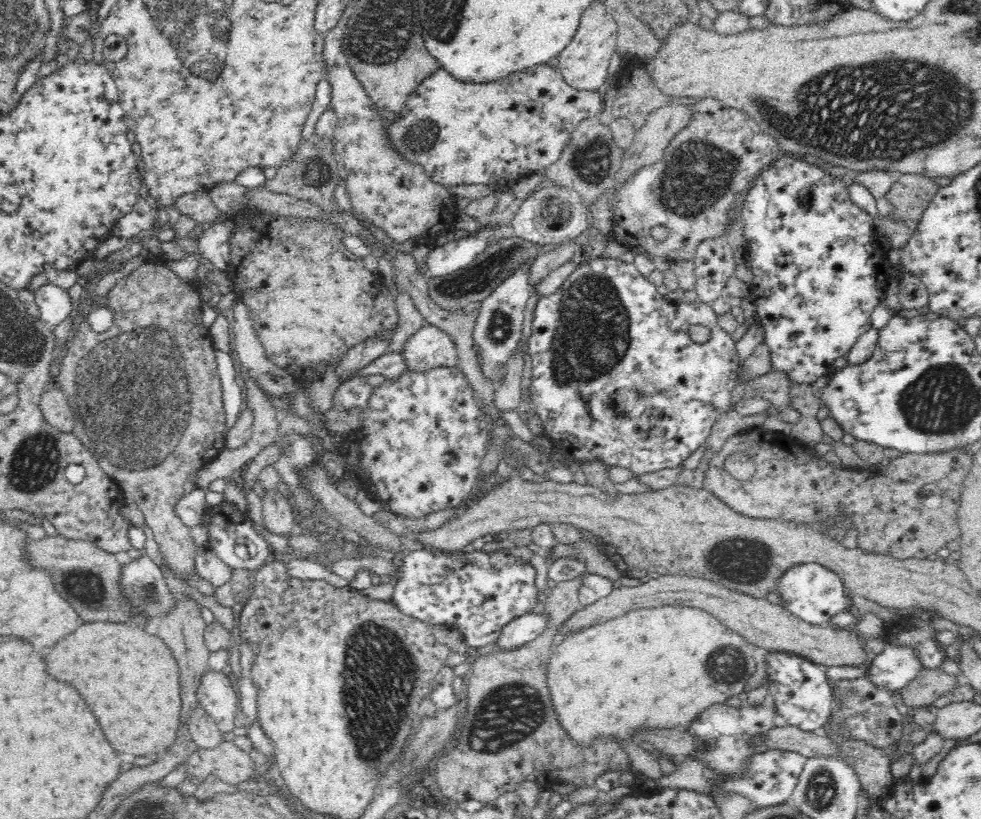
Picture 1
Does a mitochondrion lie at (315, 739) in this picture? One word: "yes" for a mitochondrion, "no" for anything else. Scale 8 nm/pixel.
no

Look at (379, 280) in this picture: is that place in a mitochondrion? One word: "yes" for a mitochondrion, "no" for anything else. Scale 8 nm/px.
no

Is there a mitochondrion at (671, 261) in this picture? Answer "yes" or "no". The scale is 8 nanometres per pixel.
no

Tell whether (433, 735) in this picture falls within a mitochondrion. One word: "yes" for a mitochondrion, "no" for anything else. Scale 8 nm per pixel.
yes

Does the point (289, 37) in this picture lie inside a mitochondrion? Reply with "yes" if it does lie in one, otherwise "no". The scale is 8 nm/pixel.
no

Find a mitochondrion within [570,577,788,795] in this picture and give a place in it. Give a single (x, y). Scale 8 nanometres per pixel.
(727, 664)

